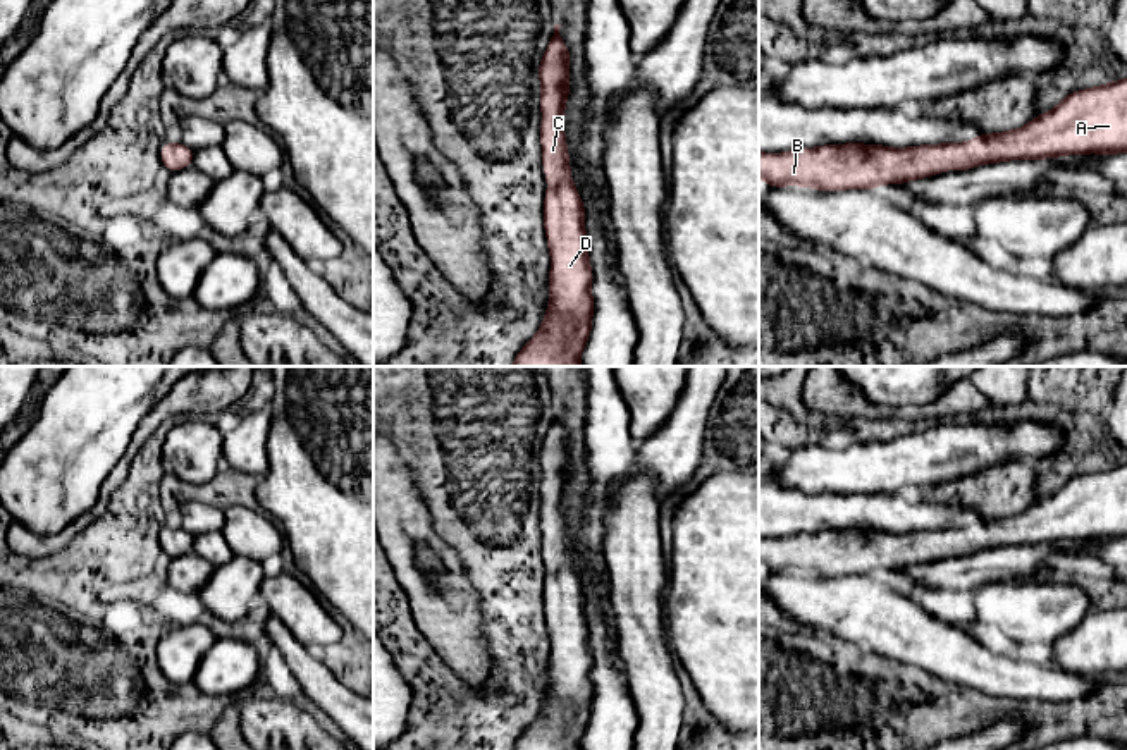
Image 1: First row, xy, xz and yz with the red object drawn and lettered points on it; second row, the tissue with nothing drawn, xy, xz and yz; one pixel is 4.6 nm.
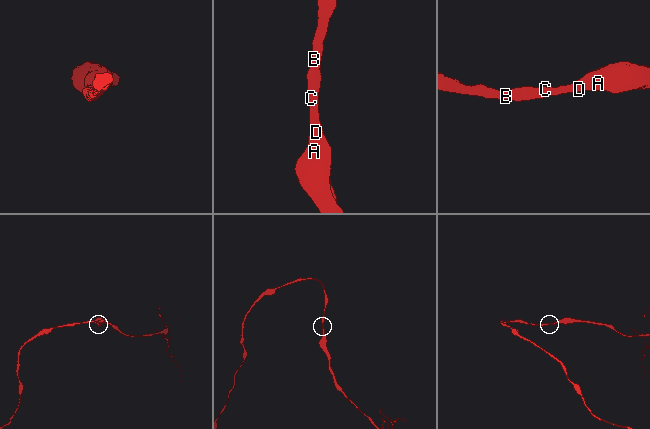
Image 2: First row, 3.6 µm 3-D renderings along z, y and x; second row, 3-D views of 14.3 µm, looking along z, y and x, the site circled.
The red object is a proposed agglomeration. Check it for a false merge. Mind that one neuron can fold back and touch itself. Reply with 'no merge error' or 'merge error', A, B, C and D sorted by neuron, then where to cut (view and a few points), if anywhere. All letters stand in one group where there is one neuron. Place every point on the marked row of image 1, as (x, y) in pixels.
no merge error; groups A B C D; cut none

